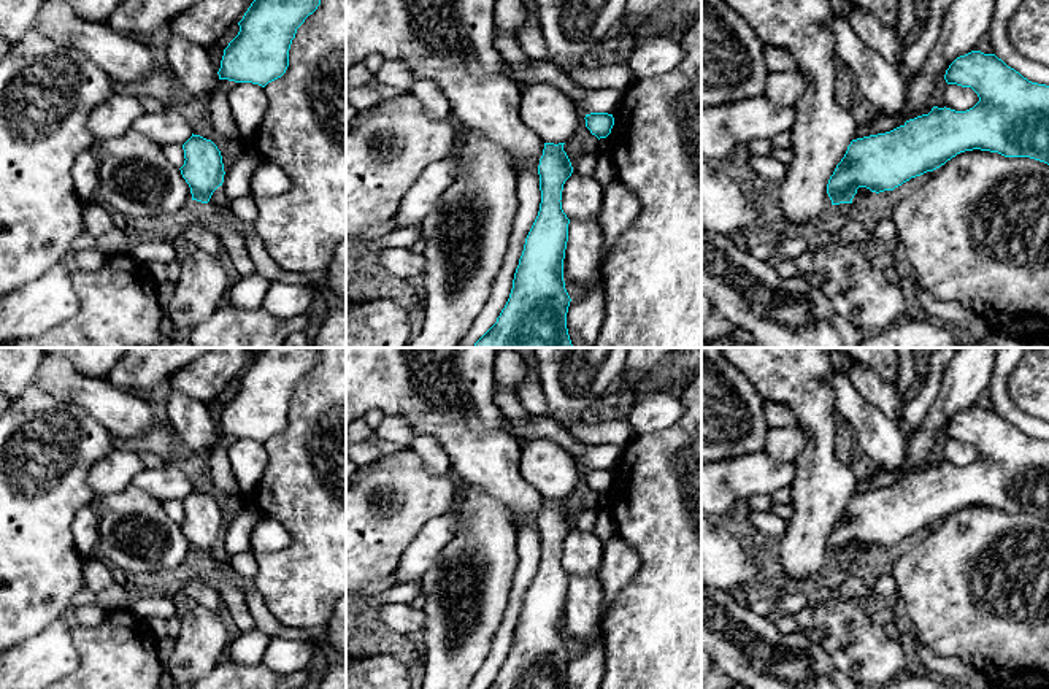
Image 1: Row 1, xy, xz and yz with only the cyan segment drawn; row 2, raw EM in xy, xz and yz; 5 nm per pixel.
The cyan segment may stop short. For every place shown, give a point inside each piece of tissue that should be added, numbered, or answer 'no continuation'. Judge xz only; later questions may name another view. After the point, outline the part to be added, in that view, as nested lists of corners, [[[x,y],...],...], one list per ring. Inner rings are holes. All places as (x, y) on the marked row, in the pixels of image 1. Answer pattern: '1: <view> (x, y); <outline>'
no continuation

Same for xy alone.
no continuation

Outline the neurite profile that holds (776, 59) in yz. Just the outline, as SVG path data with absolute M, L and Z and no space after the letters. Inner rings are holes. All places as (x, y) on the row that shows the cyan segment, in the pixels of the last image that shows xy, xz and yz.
M765 46L763 60L770 73L797 70L793 56L778 46Z

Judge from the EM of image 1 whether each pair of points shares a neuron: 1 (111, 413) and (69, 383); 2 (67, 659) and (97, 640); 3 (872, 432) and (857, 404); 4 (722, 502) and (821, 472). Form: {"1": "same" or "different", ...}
{"1": "same", "2": "different", "3": "same", "4": "different"}

